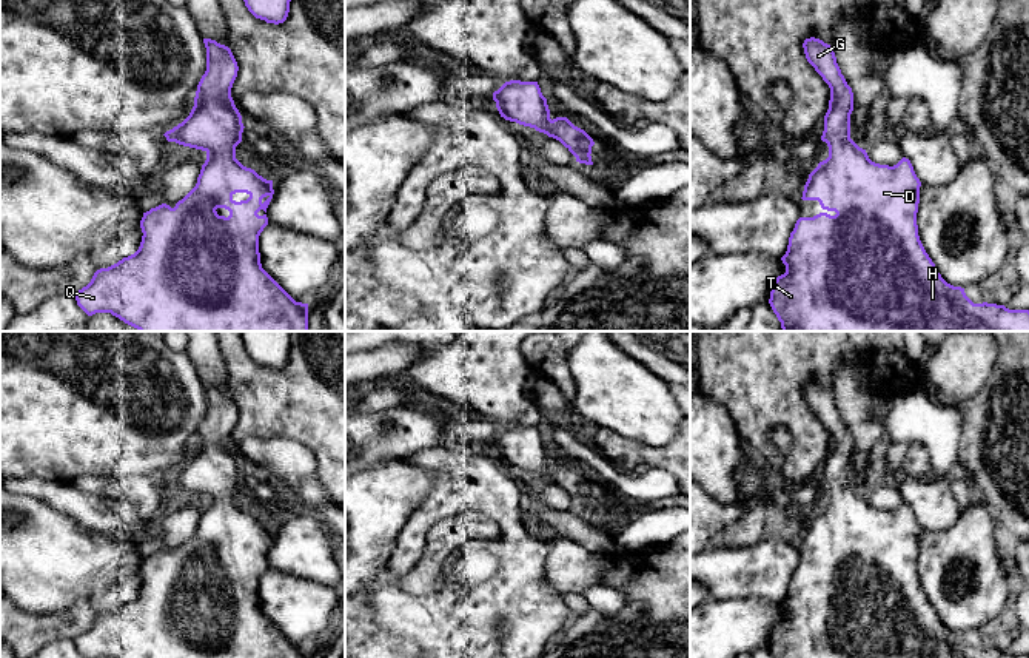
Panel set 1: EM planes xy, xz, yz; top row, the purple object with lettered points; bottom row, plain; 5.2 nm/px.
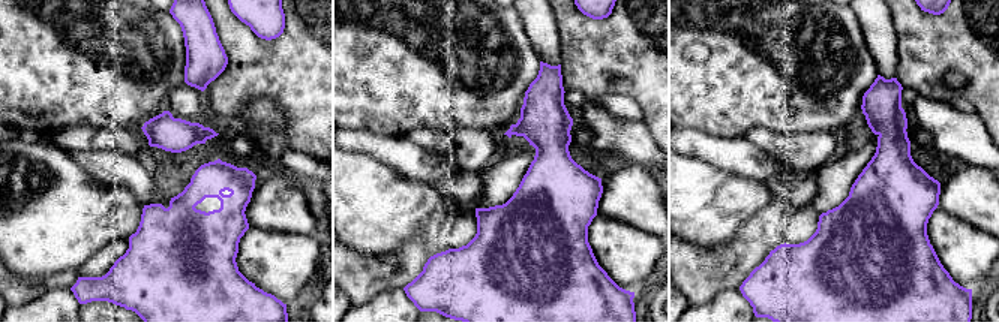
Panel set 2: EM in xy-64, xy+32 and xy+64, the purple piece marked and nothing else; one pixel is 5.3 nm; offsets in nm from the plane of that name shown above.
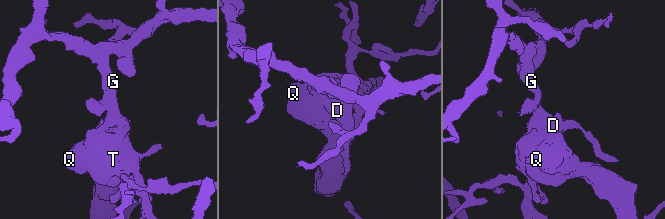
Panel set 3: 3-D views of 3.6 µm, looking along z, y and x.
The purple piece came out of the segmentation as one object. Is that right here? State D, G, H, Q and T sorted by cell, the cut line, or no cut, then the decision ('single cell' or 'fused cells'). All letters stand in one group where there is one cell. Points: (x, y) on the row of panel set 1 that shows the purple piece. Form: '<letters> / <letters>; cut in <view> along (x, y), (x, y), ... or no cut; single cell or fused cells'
D G H Q T; no cut; single cell

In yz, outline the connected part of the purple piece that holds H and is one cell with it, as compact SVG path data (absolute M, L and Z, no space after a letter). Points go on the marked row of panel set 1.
M810 37L803 43L807 62L823 77L830 88L829 109L824 116L824 131L821 140L829 146L829 157L818 163L818 166L809 174L804 185L803 200L818 200L823 213L813 217L799 217L789 237L786 254L781 257L786 265L786 273L778 276L772 284L769 304L781 322L783 331L1029 331L1029 310L1009 310L1004 305L997 304L974 304L964 293L964 288L947 284L938 273L935 264L926 253L917 225L917 213L920 203L921 182L917 177L909 159L903 157L897 165L880 165L869 159L866 149L860 148L850 139L850 114L853 111L853 92L847 85L841 69L836 63L833 48L820 39Z

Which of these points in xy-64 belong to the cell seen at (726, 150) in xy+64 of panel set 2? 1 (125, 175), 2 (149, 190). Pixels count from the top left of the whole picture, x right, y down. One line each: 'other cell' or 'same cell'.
1: same cell
2: same cell

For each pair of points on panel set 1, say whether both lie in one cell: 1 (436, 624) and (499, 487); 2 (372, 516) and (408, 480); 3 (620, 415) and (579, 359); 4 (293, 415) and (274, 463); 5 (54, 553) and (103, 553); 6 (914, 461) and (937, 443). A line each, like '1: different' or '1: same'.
1: same
2: same
3: same
4: different
5: same
6: different

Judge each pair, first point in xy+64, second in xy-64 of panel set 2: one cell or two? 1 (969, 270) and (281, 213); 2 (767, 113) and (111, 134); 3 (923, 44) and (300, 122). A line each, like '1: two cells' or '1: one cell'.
1: two cells
2: two cells
3: one cell

